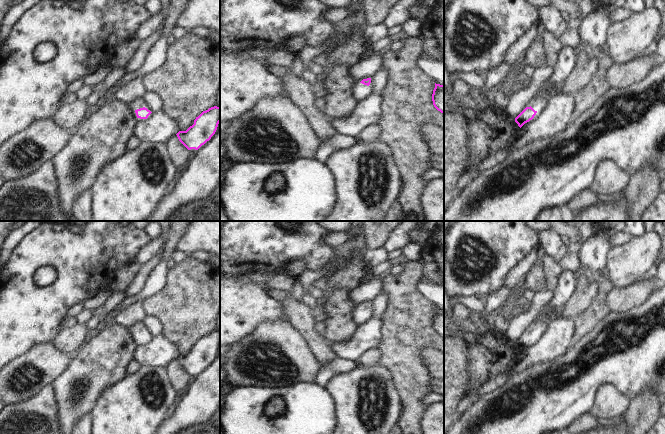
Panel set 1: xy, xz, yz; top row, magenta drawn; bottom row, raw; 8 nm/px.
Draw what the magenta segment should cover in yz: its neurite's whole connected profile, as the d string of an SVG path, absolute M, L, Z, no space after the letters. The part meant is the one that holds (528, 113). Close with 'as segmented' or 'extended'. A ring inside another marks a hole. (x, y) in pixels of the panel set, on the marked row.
M551 95L548 97L538 97L531 100L531 106L526 107L516 118L515 122L521 128L525 123L534 118L536 113L547 103Z | extended

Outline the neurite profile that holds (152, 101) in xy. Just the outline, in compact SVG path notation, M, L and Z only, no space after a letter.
M146 90L142 96L142 99L144 102L144 107L151 112L162 110L162 100L157 93Z

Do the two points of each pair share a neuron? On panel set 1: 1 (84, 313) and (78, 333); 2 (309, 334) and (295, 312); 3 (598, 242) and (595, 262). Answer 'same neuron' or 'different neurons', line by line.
1: different neurons
2: same neuron
3: same neuron

